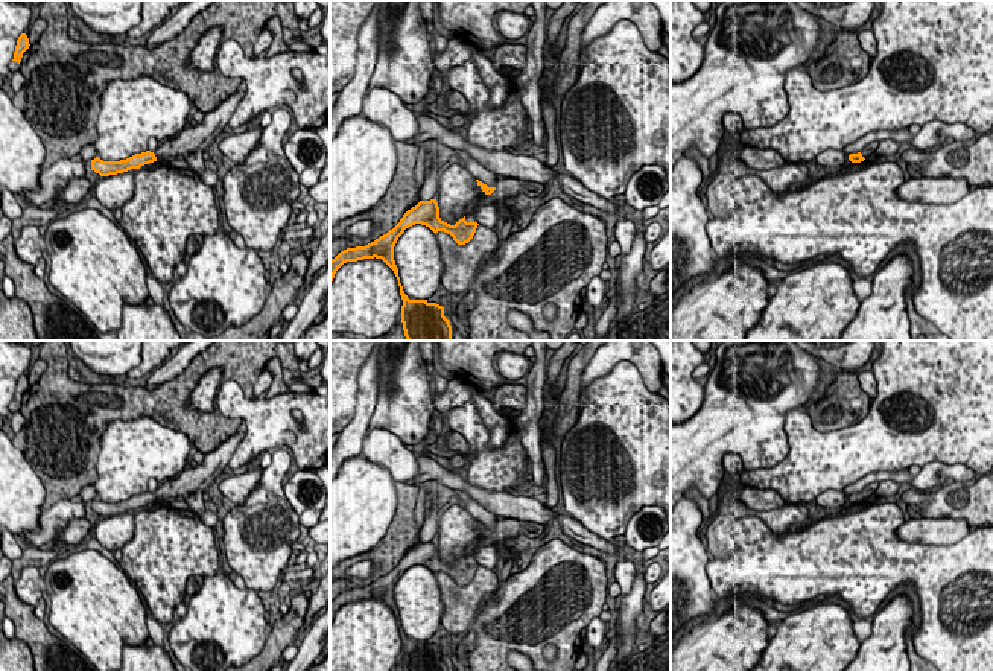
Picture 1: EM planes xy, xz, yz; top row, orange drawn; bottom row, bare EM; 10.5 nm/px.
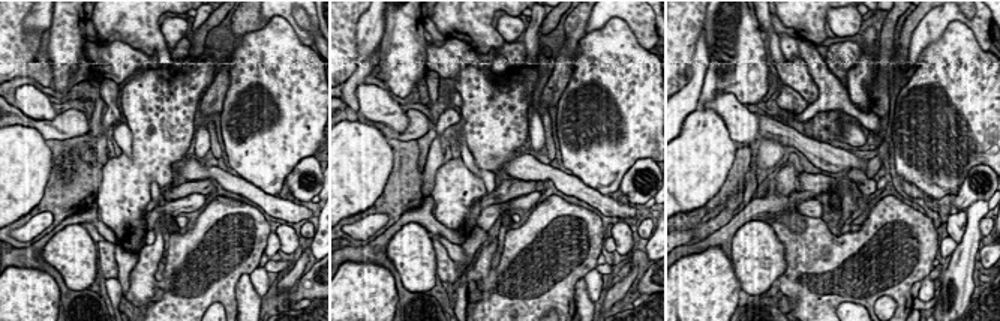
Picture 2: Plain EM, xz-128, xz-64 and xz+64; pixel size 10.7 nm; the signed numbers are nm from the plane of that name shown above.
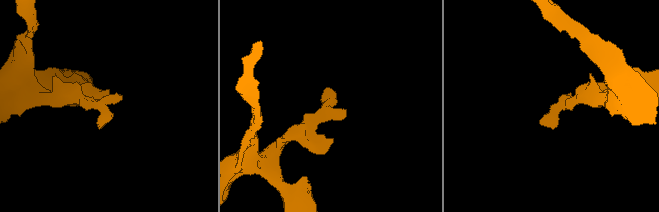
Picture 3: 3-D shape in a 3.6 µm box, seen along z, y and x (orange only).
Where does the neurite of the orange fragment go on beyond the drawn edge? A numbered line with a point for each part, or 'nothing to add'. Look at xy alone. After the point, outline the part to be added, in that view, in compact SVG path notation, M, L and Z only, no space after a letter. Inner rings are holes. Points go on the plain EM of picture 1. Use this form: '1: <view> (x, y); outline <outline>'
1: xy (192, 483); outline M243 428L204 456L196 467L186 467L176 478L163 481L154 491L157 501L182 496L196 516L205 511L204 493L210 484L227 470L234 450L245 438Z

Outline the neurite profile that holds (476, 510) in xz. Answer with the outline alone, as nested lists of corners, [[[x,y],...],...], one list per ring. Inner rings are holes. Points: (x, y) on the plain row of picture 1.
[[[468,496],[468,501],[465,504],[465,508],[470,511],[470,514],[487,525],[488,528],[496,528],[497,525],[497,516],[487,511],[479,502],[476,502],[473,498]]]

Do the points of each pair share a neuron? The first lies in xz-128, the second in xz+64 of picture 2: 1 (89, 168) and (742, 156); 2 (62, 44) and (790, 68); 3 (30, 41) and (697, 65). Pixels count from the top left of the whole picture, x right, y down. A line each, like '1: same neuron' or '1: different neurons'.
1: same neuron
2: different neurons
3: different neurons

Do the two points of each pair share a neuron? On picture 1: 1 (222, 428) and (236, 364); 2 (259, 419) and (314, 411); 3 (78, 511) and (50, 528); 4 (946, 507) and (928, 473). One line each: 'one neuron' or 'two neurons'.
1: one neuron
2: one neuron
3: one neuron
4: two neurons

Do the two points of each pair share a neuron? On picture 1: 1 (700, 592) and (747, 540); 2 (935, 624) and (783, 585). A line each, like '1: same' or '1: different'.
1: different
2: same

